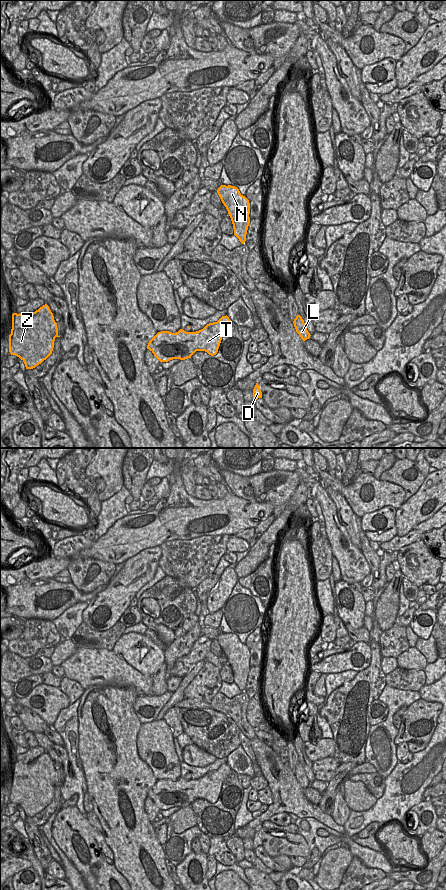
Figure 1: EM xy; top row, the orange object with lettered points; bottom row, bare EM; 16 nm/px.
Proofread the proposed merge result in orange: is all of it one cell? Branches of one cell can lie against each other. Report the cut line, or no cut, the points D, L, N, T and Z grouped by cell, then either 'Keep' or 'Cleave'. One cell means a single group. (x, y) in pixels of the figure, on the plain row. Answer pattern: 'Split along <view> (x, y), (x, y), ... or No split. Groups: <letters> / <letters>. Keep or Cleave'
No split. Groups: D L N T Z. Keep

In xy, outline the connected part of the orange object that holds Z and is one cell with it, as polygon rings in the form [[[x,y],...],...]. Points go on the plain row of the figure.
[[[47,752],[30,763],[12,762],[9,800],[19,805],[26,817],[33,817],[53,799],[58,783],[57,771]]]

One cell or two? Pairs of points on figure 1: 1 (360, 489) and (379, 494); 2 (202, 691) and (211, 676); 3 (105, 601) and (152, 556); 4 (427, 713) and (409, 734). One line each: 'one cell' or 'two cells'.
1: one cell
2: one cell
3: one cell
4: one cell

